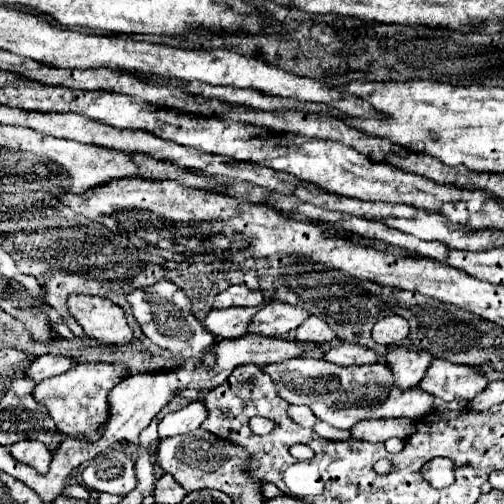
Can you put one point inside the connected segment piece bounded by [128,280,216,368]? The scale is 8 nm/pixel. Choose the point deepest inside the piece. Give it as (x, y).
(163, 311)

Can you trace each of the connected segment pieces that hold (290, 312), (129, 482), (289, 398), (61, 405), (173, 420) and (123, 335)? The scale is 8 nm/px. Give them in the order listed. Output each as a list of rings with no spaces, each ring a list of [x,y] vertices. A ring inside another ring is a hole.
[[[270,302],[256,312],[252,324],[248,326],[248,334],[280,338],[286,336],[290,330],[298,328],[306,316],[308,312],[298,306],[290,306],[284,302]]]
[[[108,450],[92,458],[82,472],[82,480],[88,488],[108,494],[128,494],[138,484],[134,462],[122,450]]]
[[[292,358],[276,364],[268,364],[262,368],[276,384],[280,398],[288,404],[304,404],[312,408],[318,420],[328,422],[334,428],[350,430],[360,420],[378,420],[378,418],[410,418],[420,420],[428,412],[432,412],[434,396],[422,392],[420,388],[410,388],[400,392],[392,382],[392,372],[384,362],[364,364],[364,366],[336,366],[326,360],[312,358]]]
[[[78,364],[76,368],[42,380],[32,390],[32,396],[46,406],[50,418],[54,420],[56,428],[62,434],[74,436],[74,438],[88,438],[96,440],[100,426],[108,418],[108,392],[126,376],[126,366],[120,364]]]
[[[190,402],[186,408],[166,414],[158,424],[158,434],[160,434],[160,438],[170,438],[170,436],[192,432],[192,430],[200,428],[204,418],[206,418],[204,404]]]
[[[72,294],[68,298],[68,308],[84,328],[86,336],[114,344],[118,348],[130,346],[134,342],[134,334],[126,322],[124,310],[110,300],[104,300],[100,296]]]

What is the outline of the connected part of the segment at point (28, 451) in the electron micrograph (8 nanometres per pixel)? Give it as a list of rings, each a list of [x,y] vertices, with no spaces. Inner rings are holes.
[[[22,440],[22,442],[16,442],[12,448],[10,448],[10,454],[26,464],[26,466],[32,466],[36,472],[48,472],[50,468],[50,462],[52,462],[52,452],[42,444],[42,442],[36,442],[36,440]]]

